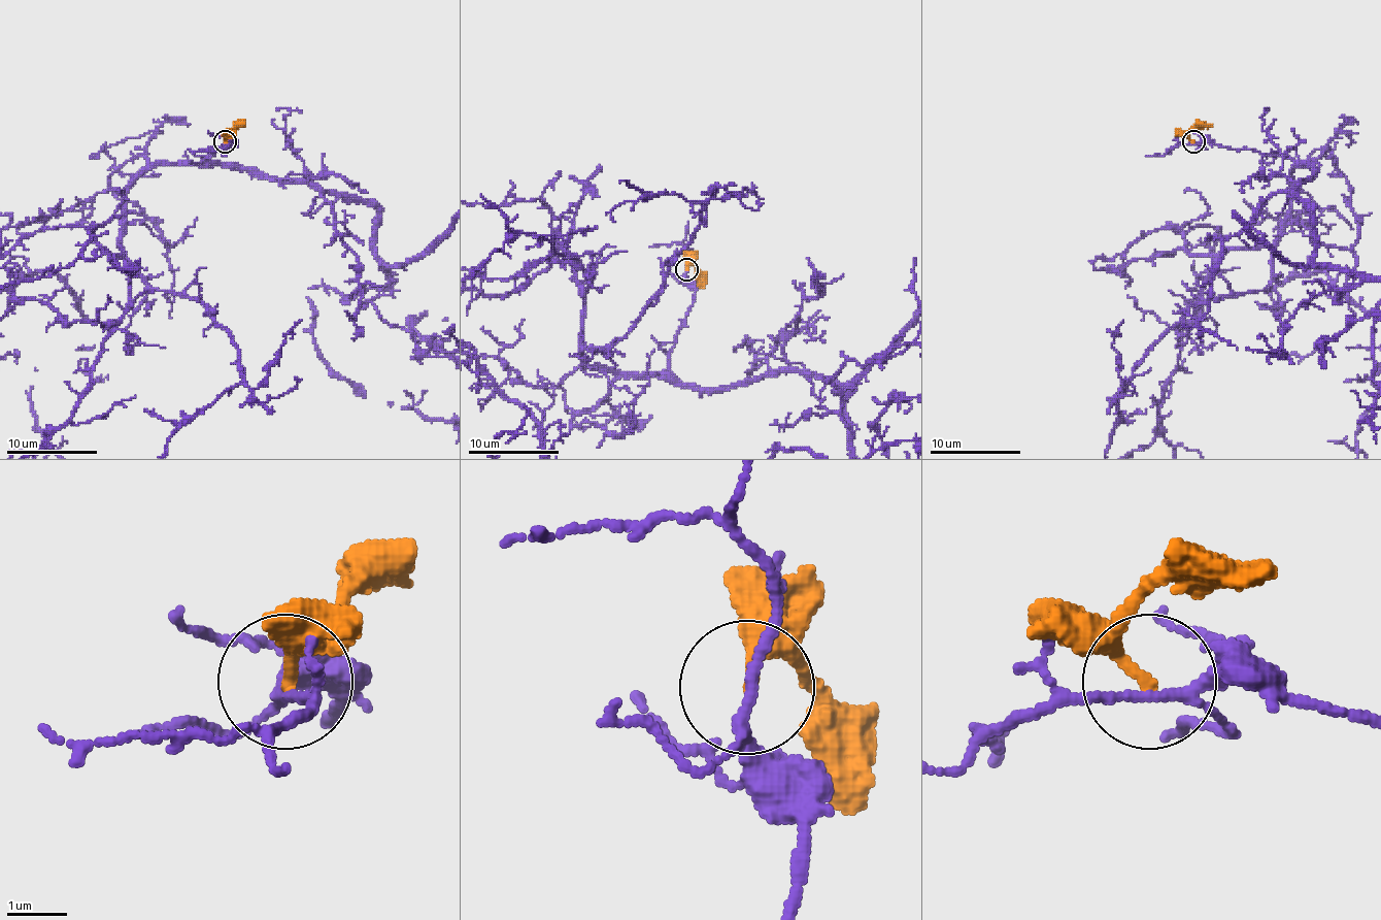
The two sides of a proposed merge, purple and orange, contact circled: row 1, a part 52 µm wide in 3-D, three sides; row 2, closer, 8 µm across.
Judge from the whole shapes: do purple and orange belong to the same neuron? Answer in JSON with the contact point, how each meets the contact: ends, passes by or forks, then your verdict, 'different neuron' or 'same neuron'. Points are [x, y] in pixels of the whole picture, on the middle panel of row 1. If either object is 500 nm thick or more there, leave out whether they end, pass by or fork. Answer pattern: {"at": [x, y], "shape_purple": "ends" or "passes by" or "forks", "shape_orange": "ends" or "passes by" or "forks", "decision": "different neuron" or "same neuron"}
{"at": [686, 269], "shape_purple": "forks", "shape_orange": "ends", "decision": "different neuron"}

